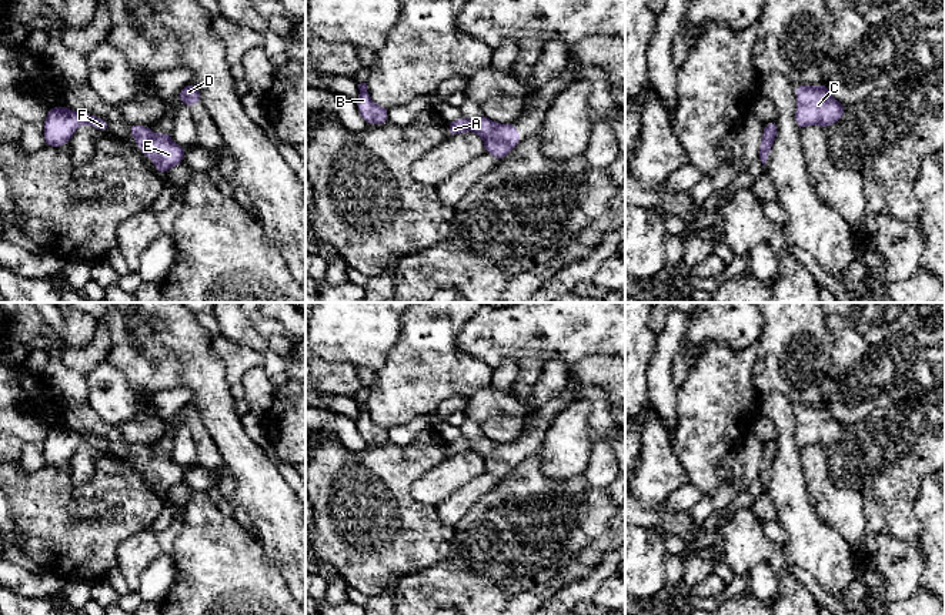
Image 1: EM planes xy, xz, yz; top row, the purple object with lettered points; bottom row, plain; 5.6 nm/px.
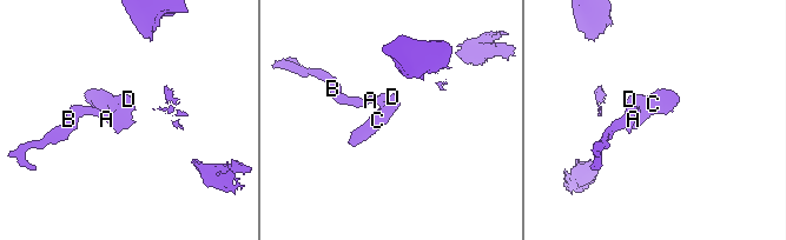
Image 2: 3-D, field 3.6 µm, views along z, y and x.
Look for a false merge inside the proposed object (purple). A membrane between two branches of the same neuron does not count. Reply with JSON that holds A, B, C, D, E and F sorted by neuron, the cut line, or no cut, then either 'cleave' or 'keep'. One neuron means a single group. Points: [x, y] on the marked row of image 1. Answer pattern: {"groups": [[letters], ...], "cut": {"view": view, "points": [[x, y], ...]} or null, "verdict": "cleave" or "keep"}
{"groups": [["A", "B", "C", "D", "E", "F"]], "cut": null, "verdict": "keep"}

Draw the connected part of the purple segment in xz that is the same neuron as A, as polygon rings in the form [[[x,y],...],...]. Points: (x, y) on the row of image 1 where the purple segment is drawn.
[[[481,116],[477,118],[458,118],[448,123],[447,131],[450,136],[474,131],[484,140],[485,153],[494,156],[498,163],[521,143],[521,136],[517,131],[515,123],[500,124],[491,118]]]

